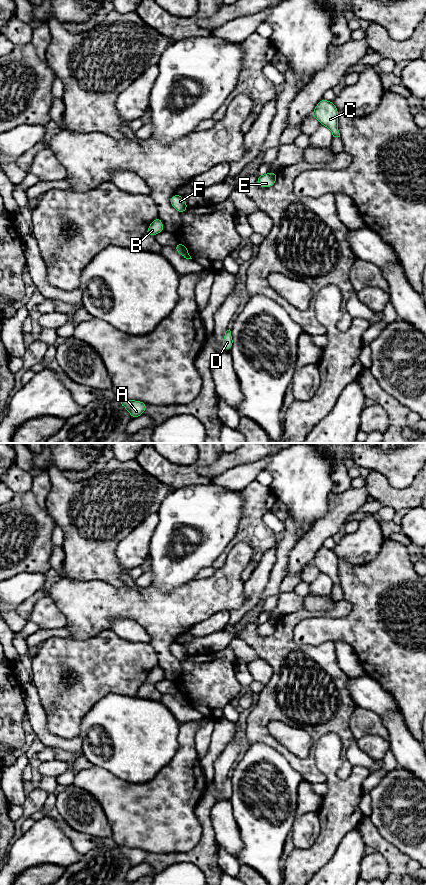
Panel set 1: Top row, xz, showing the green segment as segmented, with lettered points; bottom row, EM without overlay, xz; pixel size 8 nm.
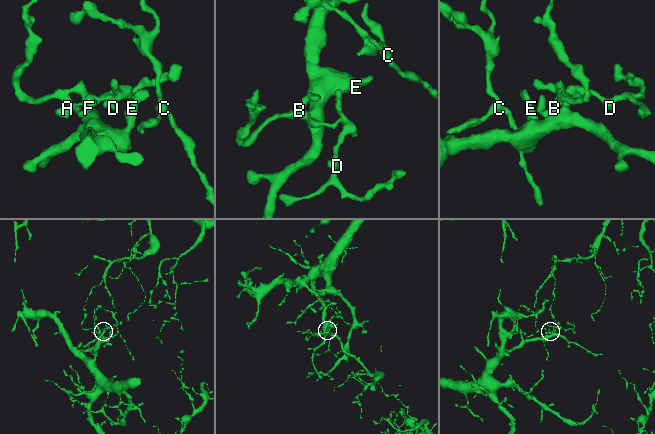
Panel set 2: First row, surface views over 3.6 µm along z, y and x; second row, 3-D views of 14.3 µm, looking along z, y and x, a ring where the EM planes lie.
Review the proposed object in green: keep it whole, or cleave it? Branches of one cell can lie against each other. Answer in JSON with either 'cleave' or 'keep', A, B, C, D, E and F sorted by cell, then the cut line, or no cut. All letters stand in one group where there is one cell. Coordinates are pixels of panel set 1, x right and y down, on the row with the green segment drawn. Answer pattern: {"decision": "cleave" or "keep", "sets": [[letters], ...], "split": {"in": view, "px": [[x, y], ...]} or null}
{"decision": "cleave", "sets": [["A", "B", "C", "D", "F"], ["E"]], "split": {"in": "xz", "px": [[176, 245], [185, 257]]}}

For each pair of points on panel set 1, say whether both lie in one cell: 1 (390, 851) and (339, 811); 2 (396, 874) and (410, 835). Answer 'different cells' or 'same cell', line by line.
1: different cells
2: different cells

